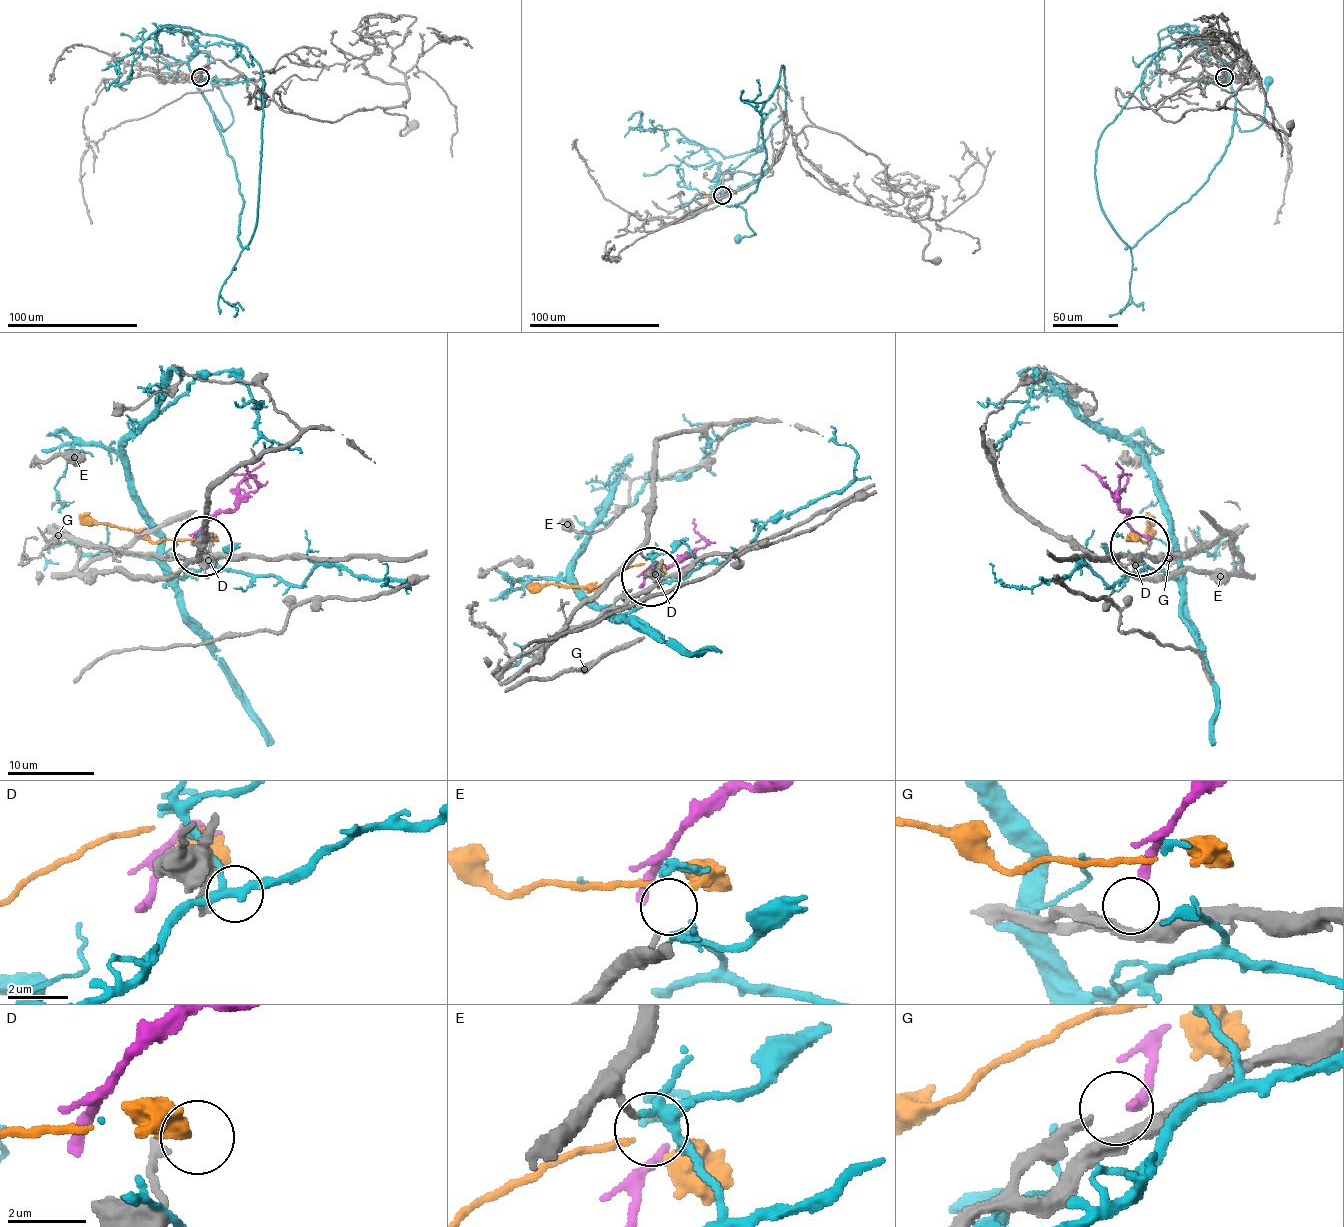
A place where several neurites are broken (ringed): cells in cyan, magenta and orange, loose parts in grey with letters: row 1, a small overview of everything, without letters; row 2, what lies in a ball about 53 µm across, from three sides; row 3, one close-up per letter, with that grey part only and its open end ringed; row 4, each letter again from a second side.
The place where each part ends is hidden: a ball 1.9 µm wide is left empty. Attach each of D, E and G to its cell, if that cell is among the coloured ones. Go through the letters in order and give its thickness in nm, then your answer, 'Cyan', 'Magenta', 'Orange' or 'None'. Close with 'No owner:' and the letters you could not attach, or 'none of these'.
D: Thickness 240 nm. None
E: Thickness 180 nm. Orange
G: Thickness 240 nm. Magenta
No owner: D

